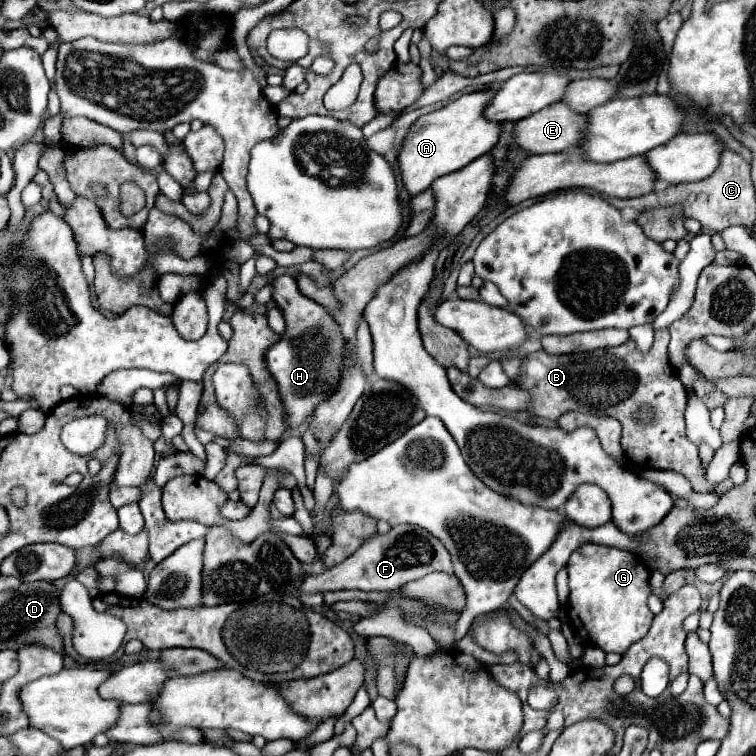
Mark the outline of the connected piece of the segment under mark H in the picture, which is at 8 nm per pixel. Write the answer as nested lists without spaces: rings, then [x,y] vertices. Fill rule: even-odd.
[[[278,275],[270,281],[270,285],[272,299],[284,311],[286,333],[266,353],[266,363],[268,371],[278,383],[280,397],[286,405],[288,423],[290,427],[298,427],[316,409],[316,405],[334,391],[340,379],[340,369],[346,365],[344,341],[338,335],[336,323],[330,317],[330,313],[316,301],[304,297],[298,291],[294,277]]]

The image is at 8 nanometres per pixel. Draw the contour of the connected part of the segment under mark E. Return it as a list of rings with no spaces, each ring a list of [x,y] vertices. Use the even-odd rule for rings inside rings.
[[[558,101],[558,103],[552,103],[550,107],[544,107],[542,111],[532,113],[530,117],[524,117],[522,121],[518,121],[514,127],[514,139],[530,155],[568,151],[568,149],[576,147],[576,143],[580,141],[582,127],[584,127],[584,115],[568,109],[562,101]]]

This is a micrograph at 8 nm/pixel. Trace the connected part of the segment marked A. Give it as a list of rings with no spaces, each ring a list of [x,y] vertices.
[[[494,89],[476,91],[462,95],[460,99],[448,103],[446,107],[422,115],[408,131],[404,145],[398,153],[398,165],[402,173],[404,187],[410,195],[418,195],[430,187],[430,183],[442,175],[466,167],[474,159],[486,155],[498,141],[500,123],[490,123],[484,117],[484,107],[494,97]]]

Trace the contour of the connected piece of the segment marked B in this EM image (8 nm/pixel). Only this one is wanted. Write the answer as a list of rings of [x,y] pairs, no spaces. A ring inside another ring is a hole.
[[[660,329],[656,331],[654,345],[648,355],[638,351],[632,341],[626,341],[620,347],[572,355],[548,355],[546,351],[536,351],[522,359],[520,375],[514,385],[524,385],[530,393],[526,411],[548,421],[558,421],[568,411],[618,419],[622,425],[621,448],[634,467],[646,463],[646,469],[678,471],[692,483],[694,491],[706,493],[712,491],[714,485],[706,483],[698,449],[684,433],[684,409],[688,397],[676,369],[668,363],[668,341],[670,333]],[[642,405],[654,409],[654,421],[650,425],[642,425],[634,417]]]

